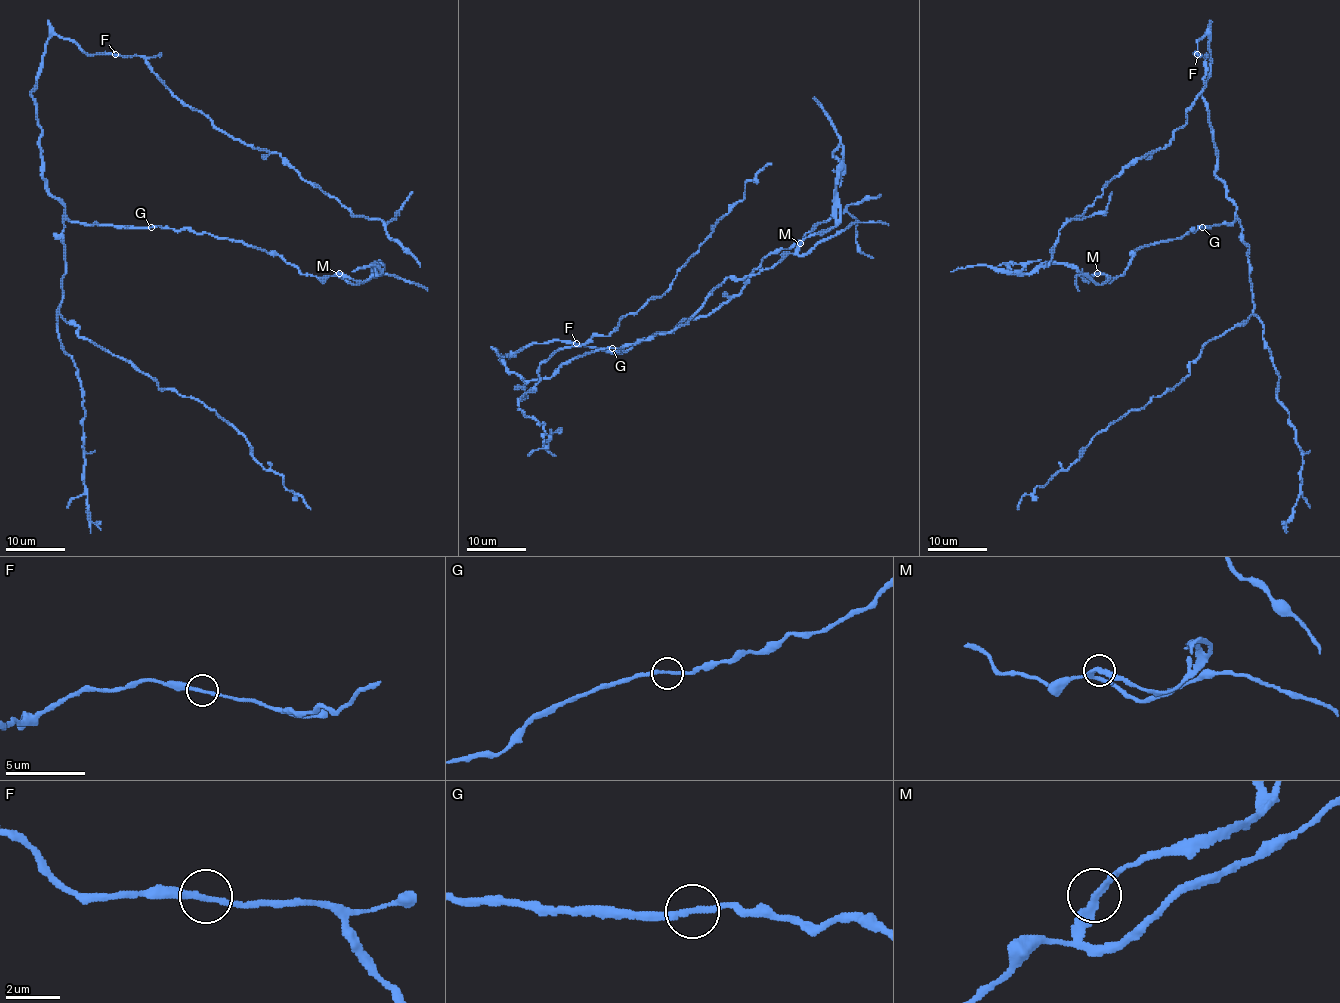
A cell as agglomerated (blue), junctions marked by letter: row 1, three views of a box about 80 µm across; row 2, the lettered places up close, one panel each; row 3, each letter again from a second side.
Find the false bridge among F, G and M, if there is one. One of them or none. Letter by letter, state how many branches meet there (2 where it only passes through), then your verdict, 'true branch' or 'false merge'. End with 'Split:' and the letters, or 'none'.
F: branches 2; true branch
G: branches 2; true branch
M: branches 2; false merge
Split: M

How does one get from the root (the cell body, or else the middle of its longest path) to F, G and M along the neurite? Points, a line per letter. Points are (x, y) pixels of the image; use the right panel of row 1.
F: (1212, 129), (1208, 103), (1202, 95), (1211, 62), (1206, 35), (1197, 41), (1194, 54), (1197, 54)
G: (1212, 129), (1217, 156), (1215, 175), (1224, 184), (1225, 196), (1236, 206), (1236, 218), (1231, 224), (1202, 227)
M: (1212, 129), (1215, 175), (1236, 206), (1234, 221), (1202, 226), (1181, 237), (1134, 249), (1121, 276), (1097, 273)

